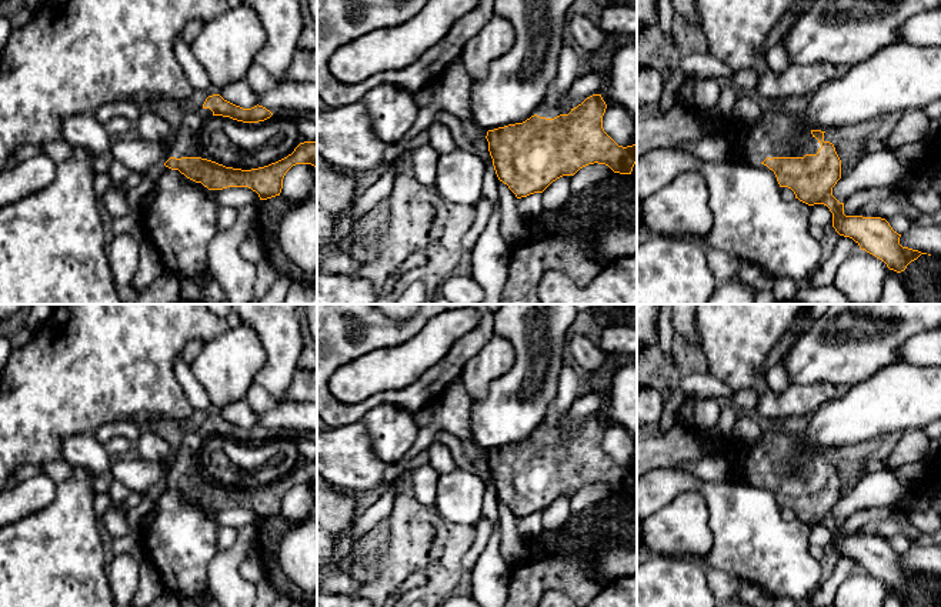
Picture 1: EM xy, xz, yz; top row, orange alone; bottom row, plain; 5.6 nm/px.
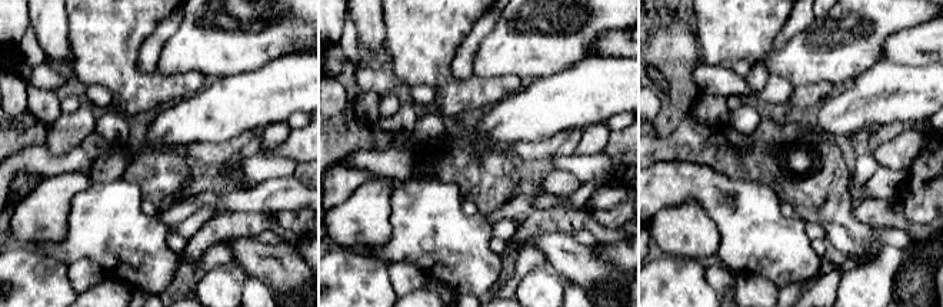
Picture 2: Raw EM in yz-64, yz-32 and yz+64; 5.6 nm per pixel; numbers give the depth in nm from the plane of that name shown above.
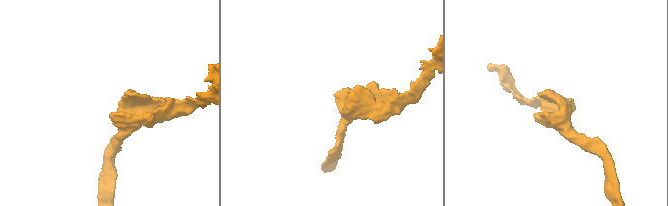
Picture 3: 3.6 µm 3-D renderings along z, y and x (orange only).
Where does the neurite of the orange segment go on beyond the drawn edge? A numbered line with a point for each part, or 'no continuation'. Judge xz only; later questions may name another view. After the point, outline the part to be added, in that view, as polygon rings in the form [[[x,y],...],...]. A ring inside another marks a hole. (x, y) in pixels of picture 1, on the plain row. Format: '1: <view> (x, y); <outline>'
1: xz (543, 432); [[[563,420],[560,421],[560,424],[557,427],[553,427],[553,428],[540,426],[537,428],[535,434],[540,436],[540,437],[545,437],[545,438],[554,438],[554,437],[560,436],[561,434],[561,423],[563,423]]]

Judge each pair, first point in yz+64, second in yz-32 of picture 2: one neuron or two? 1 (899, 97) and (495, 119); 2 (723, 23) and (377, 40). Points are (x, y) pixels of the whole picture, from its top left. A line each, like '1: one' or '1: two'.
1: one
2: two

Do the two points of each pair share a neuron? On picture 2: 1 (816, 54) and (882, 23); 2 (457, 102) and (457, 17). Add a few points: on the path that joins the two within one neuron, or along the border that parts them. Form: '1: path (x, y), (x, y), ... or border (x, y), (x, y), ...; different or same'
1: path (833, 49), (849, 39), (867, 37); same
2: path (442, 80), (442, 39); same

